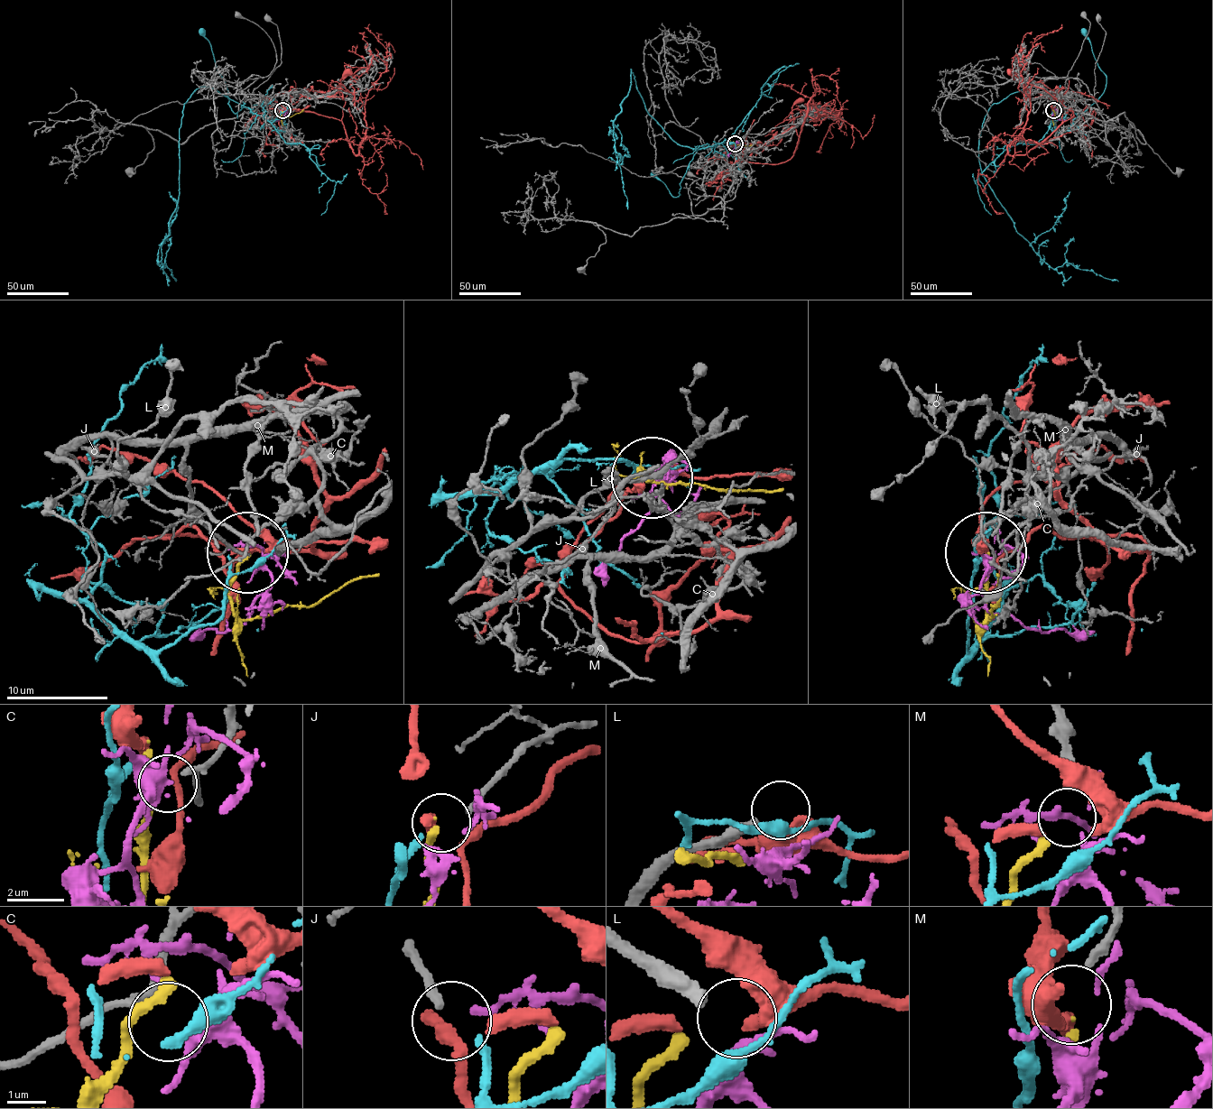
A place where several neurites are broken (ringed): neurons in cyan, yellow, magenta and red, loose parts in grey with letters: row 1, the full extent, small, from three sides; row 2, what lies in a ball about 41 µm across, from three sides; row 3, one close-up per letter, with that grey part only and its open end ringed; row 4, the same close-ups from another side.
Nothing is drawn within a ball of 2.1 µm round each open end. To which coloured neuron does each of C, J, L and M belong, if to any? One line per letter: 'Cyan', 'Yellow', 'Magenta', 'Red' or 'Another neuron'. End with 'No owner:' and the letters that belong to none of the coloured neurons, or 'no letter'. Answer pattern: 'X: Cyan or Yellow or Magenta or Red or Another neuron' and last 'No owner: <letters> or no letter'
C: Magenta
J: Cyan
L: Another neuron
M: Yellow
No owner: L

